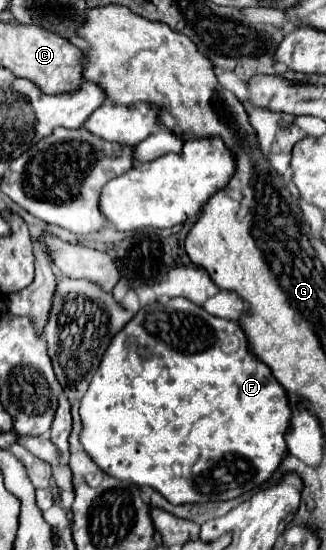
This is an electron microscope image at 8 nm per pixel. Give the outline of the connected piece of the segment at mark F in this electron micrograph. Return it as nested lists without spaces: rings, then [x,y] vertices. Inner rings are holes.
[[[175,297],[167,299],[165,303],[149,303],[137,311],[137,315],[113,337],[109,343],[101,365],[95,373],[95,377],[89,383],[89,389],[81,401],[81,421],[83,421],[83,431],[81,431],[81,445],[83,449],[93,457],[93,461],[111,477],[119,481],[127,481],[139,487],[151,487],[159,491],[169,503],[173,505],[185,505],[185,503],[209,503],[209,501],[229,501],[235,497],[241,497],[245,493],[255,491],[255,485],[263,485],[269,481],[269,477],[279,469],[281,459],[287,455],[287,443],[285,435],[291,427],[291,407],[287,399],[287,391],[275,381],[271,375],[269,367],[263,365],[261,361],[253,359],[253,355],[247,349],[247,341],[239,327],[233,321],[215,317],[205,313],[199,305],[191,303],[185,297]],[[223,337],[235,339],[223,349]]]

